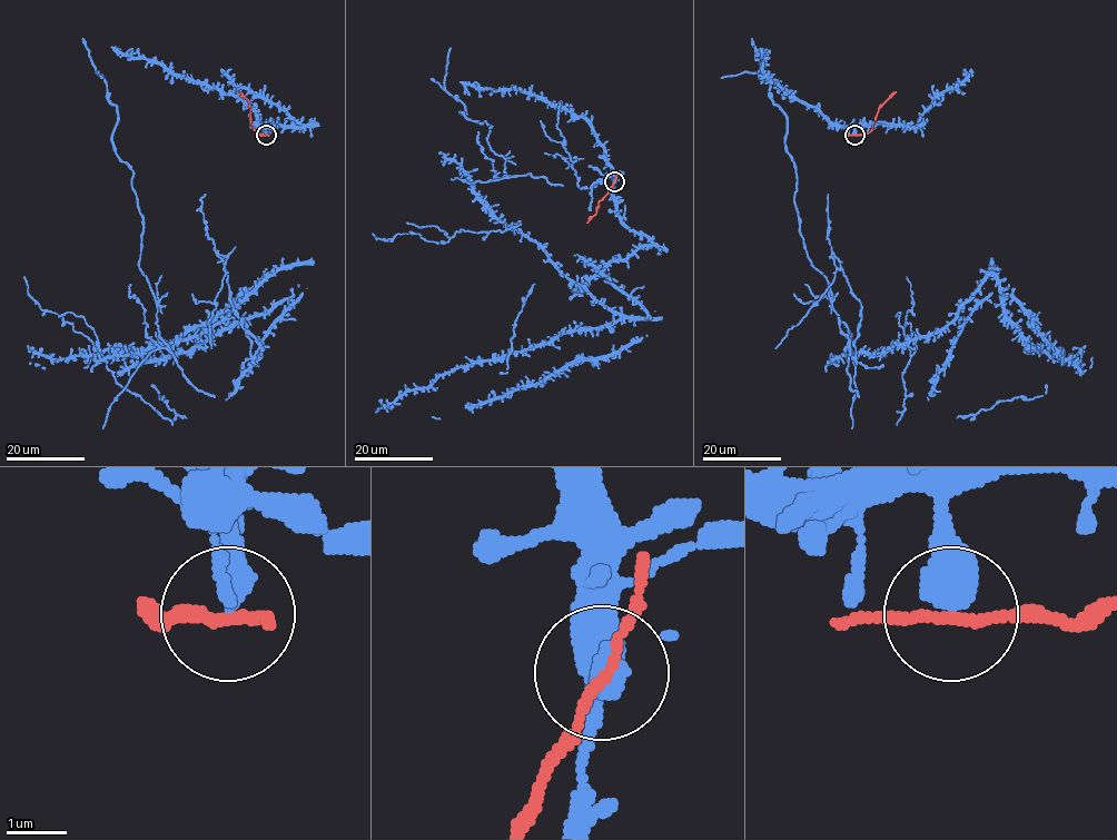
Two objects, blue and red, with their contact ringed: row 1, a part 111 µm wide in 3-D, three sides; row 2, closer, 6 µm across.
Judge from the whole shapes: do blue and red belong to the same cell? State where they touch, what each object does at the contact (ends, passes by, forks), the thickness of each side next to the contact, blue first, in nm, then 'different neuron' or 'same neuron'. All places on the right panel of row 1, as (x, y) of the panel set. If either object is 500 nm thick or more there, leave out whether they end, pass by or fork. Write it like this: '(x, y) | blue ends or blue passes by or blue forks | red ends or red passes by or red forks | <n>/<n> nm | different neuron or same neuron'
(854, 135) | 500/150 nm | different neuron

